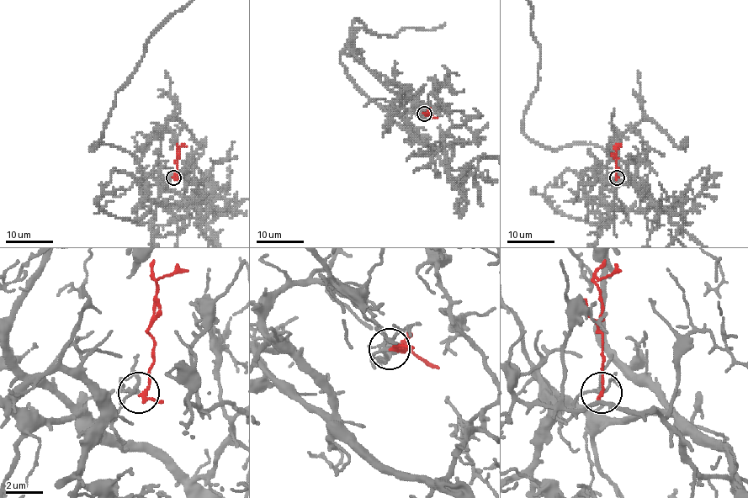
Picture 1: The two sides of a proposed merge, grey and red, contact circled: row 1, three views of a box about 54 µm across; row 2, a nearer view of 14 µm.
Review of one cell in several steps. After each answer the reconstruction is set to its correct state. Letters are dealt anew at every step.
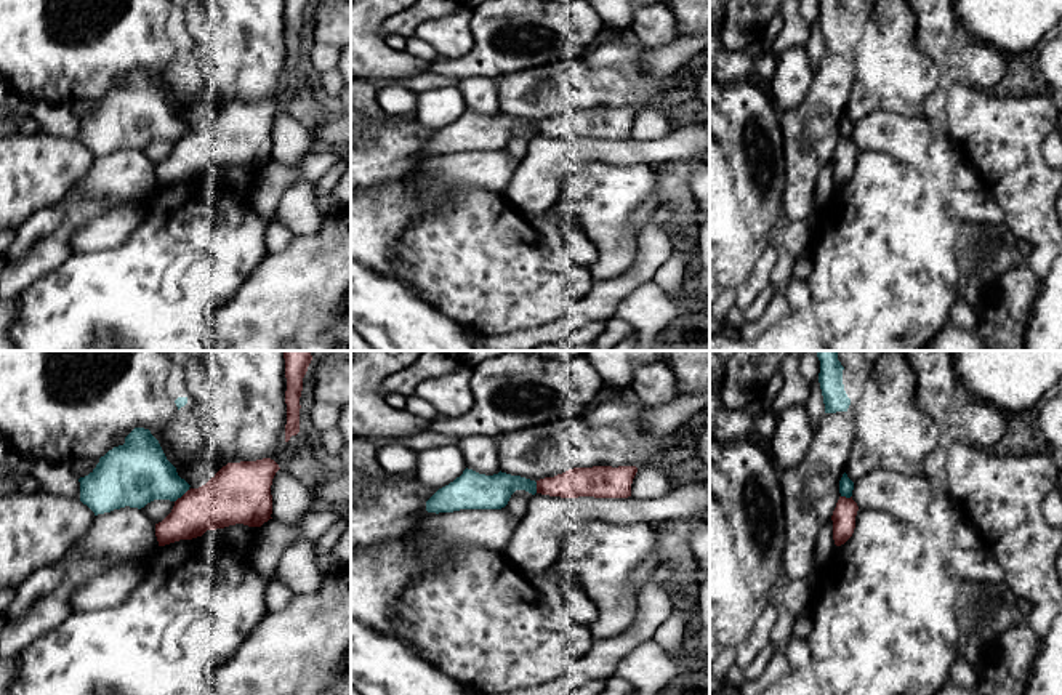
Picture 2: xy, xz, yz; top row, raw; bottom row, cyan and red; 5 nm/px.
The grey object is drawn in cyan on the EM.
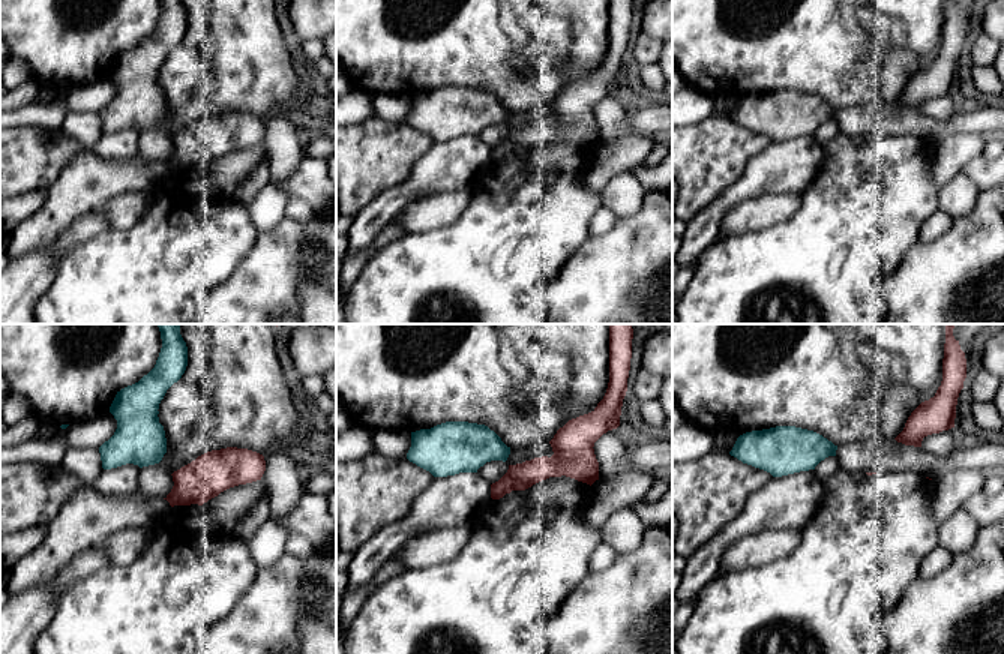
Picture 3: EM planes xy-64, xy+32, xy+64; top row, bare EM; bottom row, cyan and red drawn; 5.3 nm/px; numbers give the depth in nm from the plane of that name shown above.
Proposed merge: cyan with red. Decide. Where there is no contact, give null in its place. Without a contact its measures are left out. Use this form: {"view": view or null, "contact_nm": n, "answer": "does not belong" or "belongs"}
{"view": "xy", "contact_nm": 100, "answer": "does not belong"}

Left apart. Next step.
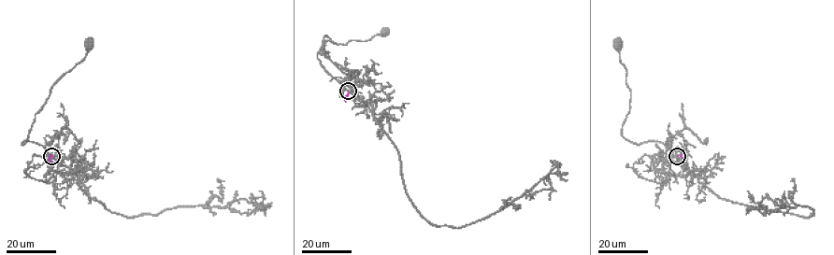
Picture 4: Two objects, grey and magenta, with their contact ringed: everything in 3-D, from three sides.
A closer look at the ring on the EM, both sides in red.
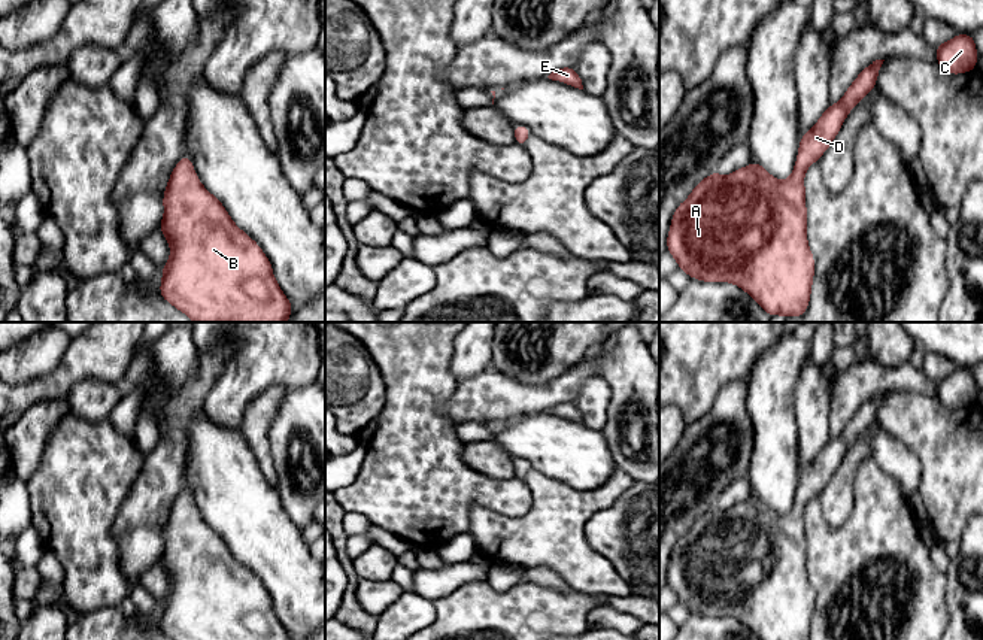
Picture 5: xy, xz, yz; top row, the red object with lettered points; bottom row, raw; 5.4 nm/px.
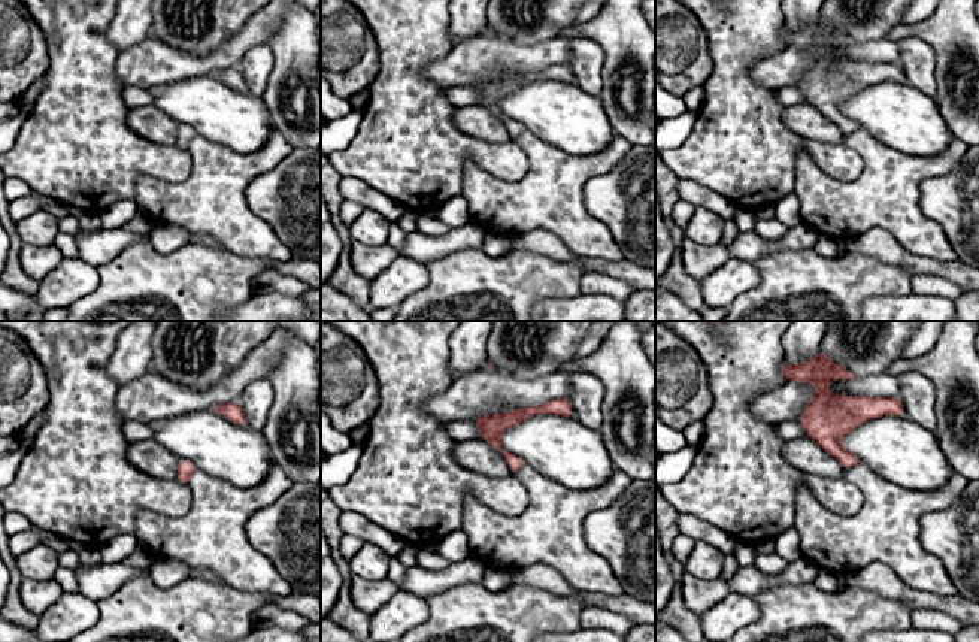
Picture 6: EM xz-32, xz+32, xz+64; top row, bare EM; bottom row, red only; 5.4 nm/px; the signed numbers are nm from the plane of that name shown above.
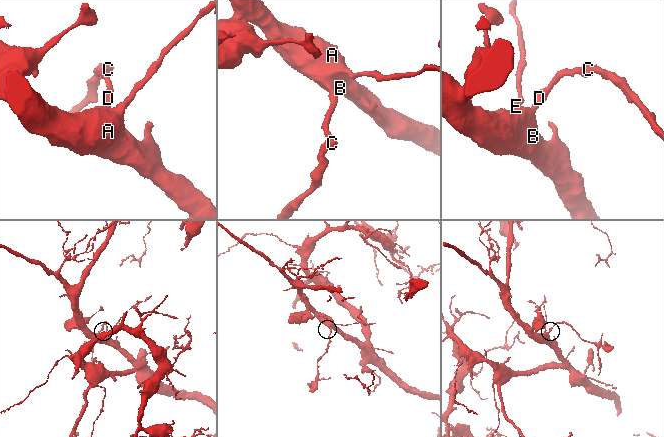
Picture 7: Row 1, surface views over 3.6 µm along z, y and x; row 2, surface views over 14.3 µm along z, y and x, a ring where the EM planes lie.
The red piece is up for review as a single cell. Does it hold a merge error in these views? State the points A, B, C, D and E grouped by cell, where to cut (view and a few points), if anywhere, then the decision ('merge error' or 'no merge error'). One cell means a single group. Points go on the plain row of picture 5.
groups A B C D E; cut none; no merge error

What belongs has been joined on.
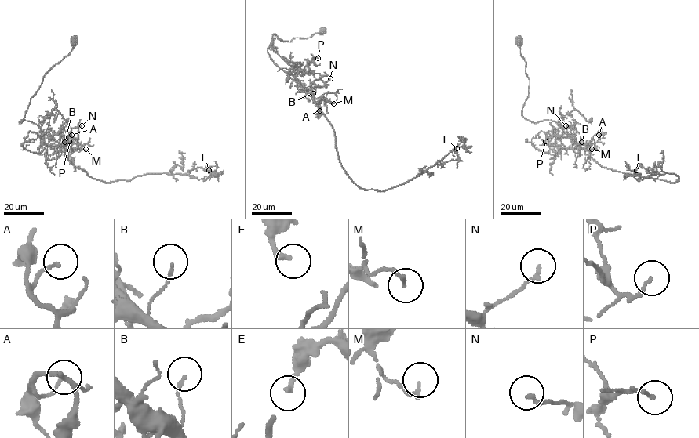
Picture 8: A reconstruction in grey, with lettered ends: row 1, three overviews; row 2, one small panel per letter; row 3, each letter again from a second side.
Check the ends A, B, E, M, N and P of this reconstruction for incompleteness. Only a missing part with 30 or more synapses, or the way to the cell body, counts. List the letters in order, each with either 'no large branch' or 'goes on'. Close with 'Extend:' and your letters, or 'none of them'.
A: no large branch
B: no large branch
E: no large branch
M: no large branch
N: no large branch
P: no large branch
Extend: none of them

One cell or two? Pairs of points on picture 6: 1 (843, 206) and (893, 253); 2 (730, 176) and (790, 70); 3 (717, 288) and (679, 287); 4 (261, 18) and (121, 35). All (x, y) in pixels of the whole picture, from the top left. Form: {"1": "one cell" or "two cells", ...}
{"1": "two cells", "2": "two cells", "3": "two cells", "4": "two cells"}

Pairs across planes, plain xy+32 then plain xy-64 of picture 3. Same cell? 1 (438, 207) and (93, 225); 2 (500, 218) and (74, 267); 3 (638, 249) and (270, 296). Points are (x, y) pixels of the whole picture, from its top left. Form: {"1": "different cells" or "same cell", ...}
{"1": "different cells", "2": "same cell", "3": "same cell"}

